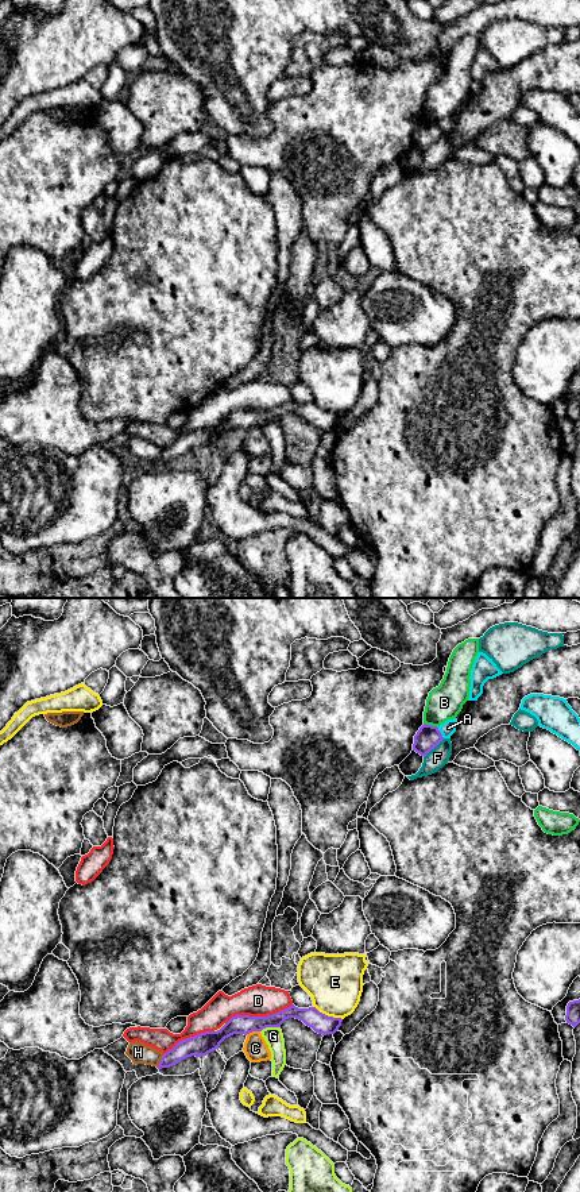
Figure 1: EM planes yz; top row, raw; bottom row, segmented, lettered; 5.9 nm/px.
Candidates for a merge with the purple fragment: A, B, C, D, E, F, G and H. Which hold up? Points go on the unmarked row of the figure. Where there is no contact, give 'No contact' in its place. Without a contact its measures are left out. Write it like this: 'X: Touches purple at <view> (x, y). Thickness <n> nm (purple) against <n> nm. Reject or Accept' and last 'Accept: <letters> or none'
A: Touches purple at yz (440, 127). Thickness 150 nm (purple) against 90 nm. Reject
B: Touches purple at yz (430, 120). Thickness 150 nm (purple) against 200 nm. Reject
C: Touches purple at yz (252, 425). Thickness 110 nm (purple) against 140 nm. Reject
D: Touches purple at yz (259, 412). Thickness 110 nm (purple) against 190 nm. Reject
E: Touches purple at yz (327, 411). Thickness 120 nm (purple) against 340 nm. Reject
F: Touches purple at yz (433, 143). Thickness 150 nm (purple) against 120 nm. Reject
G: Touches purple at yz (270, 421). Thickness 110 nm (purple) against 110 nm. Reject
H: Touches purple at yz (161, 455). Thickness 130 nm (purple) against 120 nm. Reject
Accept: none

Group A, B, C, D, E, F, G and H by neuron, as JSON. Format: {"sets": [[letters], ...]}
{"sets": [["A"], ["B"], ["C"], ["D", "E"], ["F"], ["G"], ["H"]]}

